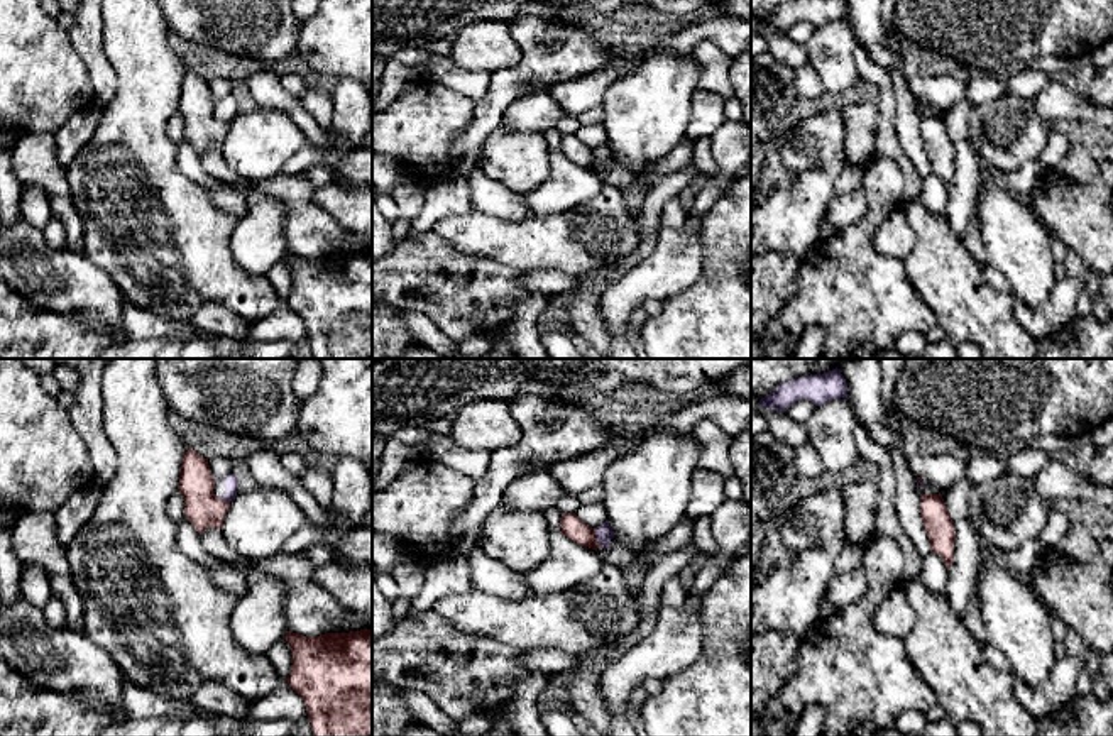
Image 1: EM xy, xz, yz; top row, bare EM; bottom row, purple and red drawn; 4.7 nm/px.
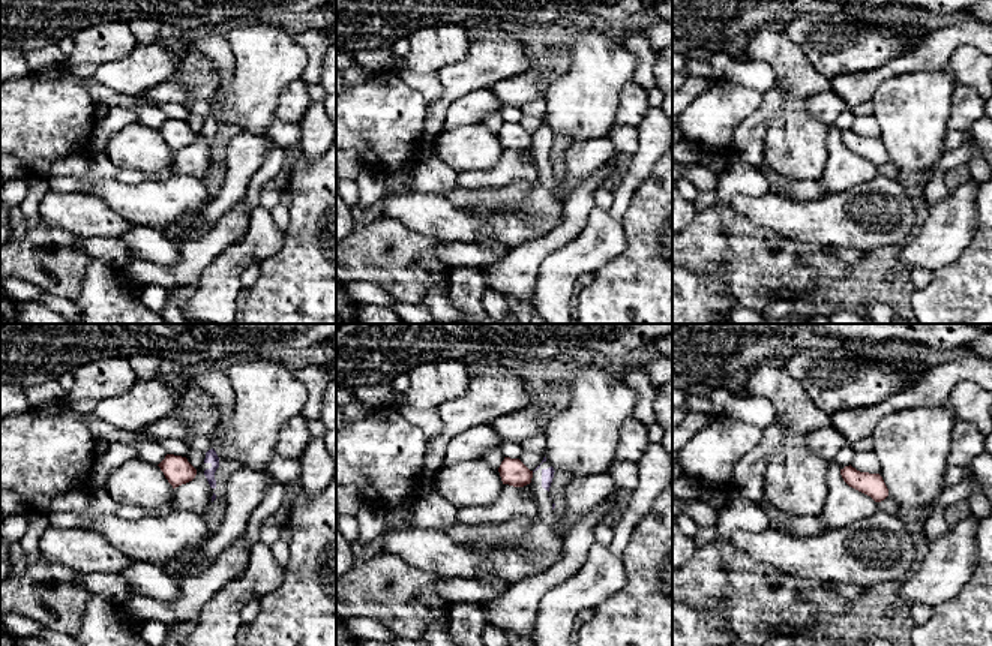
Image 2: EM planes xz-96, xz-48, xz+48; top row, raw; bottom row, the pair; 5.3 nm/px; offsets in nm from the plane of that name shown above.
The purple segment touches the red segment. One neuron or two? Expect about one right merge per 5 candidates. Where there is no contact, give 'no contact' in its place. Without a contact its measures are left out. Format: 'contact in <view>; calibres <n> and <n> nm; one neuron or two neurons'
contact in xz; calibres 70 and 110 nm; two neurons

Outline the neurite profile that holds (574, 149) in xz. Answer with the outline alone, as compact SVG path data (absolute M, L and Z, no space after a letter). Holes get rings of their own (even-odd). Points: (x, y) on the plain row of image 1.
M575 134L562 135L560 139L562 154L572 162L597 171L600 166L595 159L595 151L577 139Z

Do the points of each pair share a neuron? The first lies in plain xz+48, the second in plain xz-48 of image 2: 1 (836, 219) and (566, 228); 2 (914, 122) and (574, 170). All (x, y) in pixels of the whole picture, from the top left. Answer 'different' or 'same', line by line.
1: different
2: different

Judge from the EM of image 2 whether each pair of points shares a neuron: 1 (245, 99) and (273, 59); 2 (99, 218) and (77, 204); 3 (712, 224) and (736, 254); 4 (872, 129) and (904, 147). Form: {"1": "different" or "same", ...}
{"1": "same", "2": "same", "3": "same", "4": "different"}

